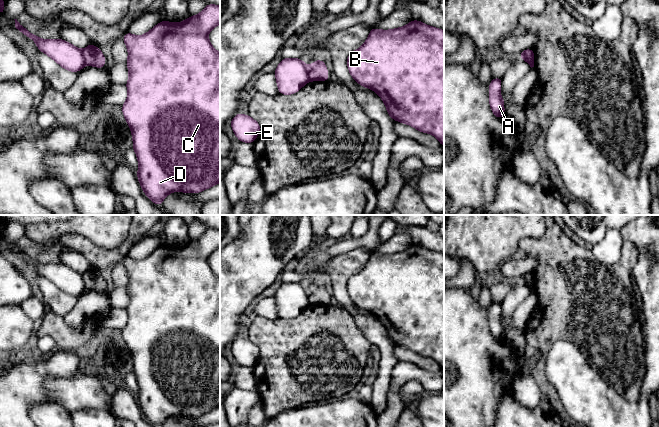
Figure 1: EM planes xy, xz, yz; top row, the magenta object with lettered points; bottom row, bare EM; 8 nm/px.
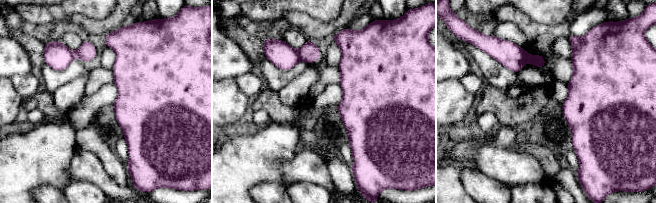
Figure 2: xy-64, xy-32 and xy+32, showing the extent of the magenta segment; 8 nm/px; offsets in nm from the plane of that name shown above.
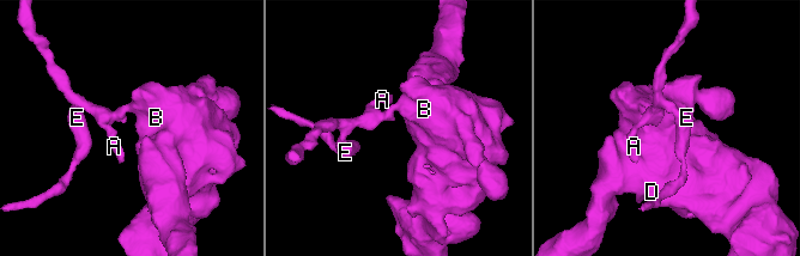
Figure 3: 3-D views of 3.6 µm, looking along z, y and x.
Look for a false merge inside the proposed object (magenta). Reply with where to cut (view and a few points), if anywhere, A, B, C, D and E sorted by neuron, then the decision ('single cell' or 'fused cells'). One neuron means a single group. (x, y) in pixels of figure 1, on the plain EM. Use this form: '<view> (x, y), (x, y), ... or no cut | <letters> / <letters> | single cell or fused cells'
xy (81, 274), (85, 287) | A E / B C D | fused cells

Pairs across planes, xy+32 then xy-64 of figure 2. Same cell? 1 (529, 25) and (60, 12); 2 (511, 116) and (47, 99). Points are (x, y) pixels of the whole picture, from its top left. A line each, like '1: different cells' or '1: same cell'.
1: different cells
2: same cell

